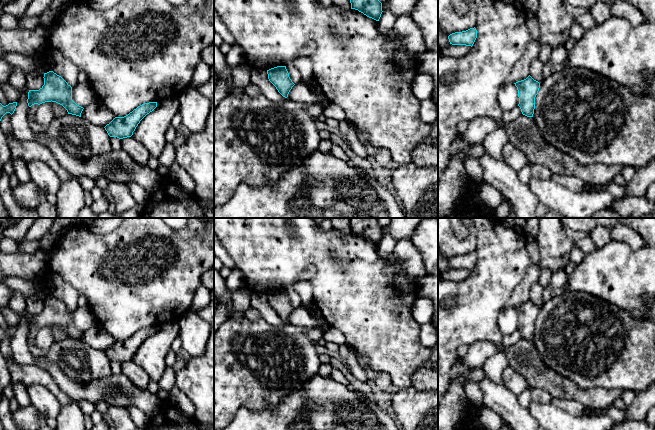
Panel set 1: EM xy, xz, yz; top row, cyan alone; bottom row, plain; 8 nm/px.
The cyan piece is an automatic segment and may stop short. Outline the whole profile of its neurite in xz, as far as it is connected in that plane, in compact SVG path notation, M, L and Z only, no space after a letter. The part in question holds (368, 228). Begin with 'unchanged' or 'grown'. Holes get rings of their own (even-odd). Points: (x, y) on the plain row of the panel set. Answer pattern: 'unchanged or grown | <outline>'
unchanged | M351 218L350 227L351 233L358 234L376 245L379 245L383 236L377 218Z

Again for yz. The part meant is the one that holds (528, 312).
unchanged | M530 299L521 305L514 307L518 314L519 328L523 339L533 341L535 333L535 321L538 318L540 307Z

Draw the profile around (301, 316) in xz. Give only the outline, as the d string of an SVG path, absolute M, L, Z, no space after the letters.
M303 306L295 308L290 314L287 322L298 327L316 328L321 331L326 331L329 328L327 323L322 324L311 315L306 307Z

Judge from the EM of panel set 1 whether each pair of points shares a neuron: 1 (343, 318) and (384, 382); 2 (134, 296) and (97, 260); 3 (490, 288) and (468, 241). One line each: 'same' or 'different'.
1: different
2: same
3: different

